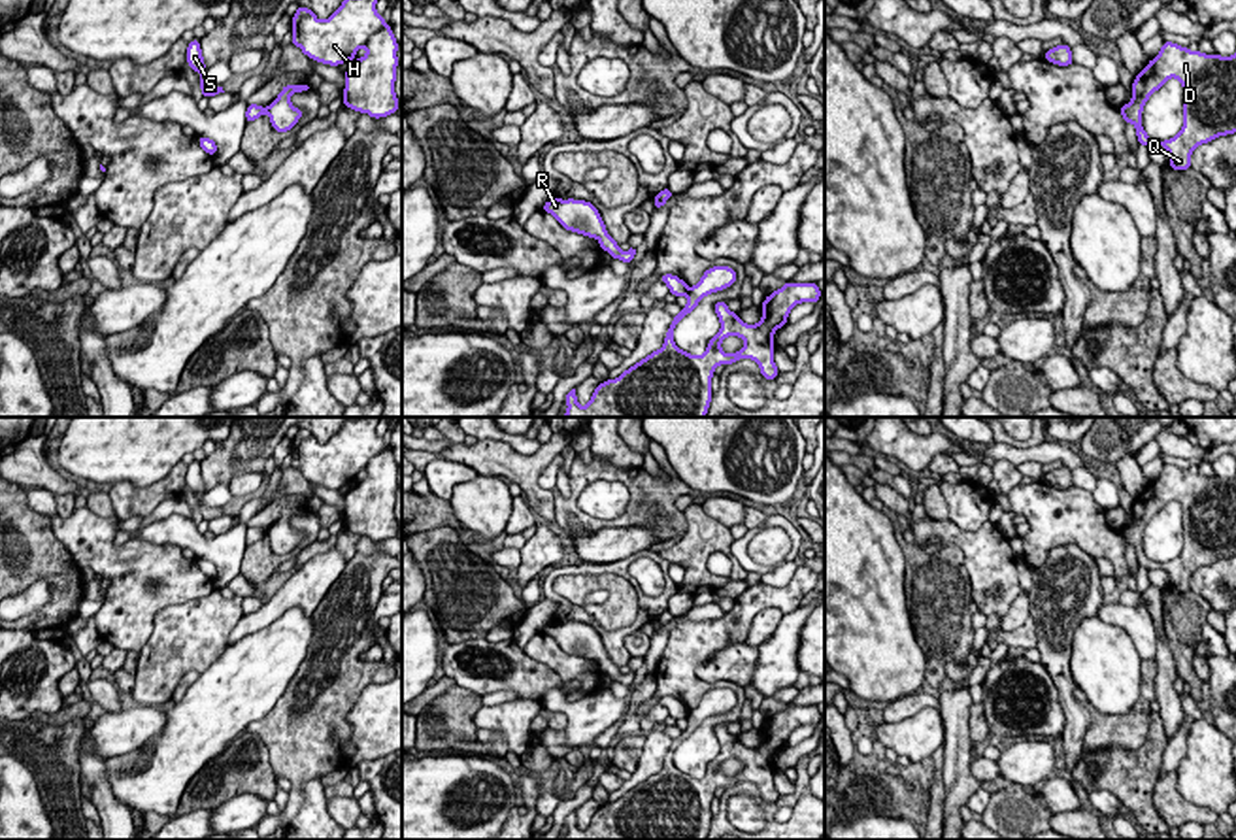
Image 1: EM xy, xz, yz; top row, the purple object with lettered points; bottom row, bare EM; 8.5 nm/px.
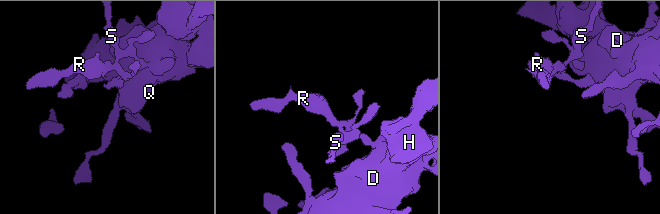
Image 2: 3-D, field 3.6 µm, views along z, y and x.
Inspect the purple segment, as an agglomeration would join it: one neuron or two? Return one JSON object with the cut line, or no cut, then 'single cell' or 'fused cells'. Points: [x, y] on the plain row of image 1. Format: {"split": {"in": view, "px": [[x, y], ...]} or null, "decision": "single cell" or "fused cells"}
{"split": {"in": "xy", "px": [[265, 531], [267, 535]]}, "decision": "fused cells"}

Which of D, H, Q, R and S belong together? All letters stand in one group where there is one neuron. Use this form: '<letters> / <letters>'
D H Q / R S

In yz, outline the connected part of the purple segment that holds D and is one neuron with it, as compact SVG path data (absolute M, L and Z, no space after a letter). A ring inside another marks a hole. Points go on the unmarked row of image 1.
M1164 464L1159 478L1134 500L1132 523L1123 527L1119 536L1125 546L1134 547L1140 568L1164 570L1172 593L1189 593L1191 576L1198 568L1236 555L1236 476L1206 478ZM1170 500L1179 502L1183 510L1183 551L1174 561L1157 564L1144 553L1142 534Z

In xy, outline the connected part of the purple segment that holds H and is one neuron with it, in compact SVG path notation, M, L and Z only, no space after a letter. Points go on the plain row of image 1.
M379 417L345 419L342 428L325 444L298 428L292 438L292 462L306 479L328 489L351 481L357 485L343 495L343 529L381 542L398 534L394 515L398 464L383 438L376 434Z

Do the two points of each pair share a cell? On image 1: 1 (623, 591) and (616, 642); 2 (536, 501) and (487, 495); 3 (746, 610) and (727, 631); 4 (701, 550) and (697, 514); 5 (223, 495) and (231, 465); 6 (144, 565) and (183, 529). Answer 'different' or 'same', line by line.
1: different
2: different
3: same
4: same
5: different
6: different

